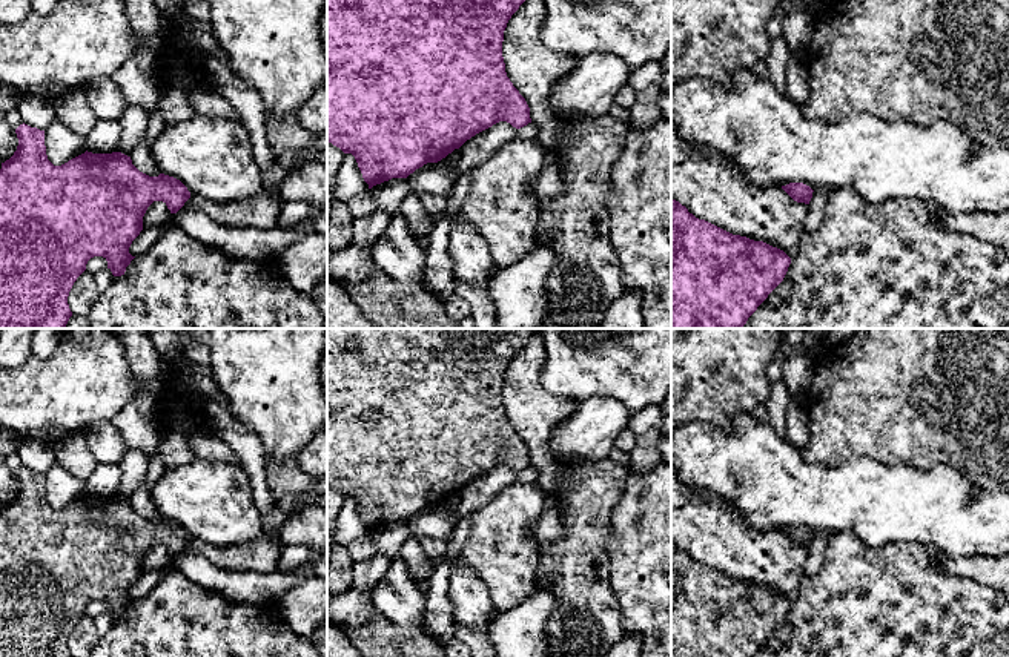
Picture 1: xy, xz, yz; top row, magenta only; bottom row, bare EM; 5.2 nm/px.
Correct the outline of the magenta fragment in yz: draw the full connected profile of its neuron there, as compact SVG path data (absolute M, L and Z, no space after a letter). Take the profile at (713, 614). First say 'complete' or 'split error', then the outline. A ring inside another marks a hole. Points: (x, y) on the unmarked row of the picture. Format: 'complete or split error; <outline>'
complete; M671 542L671 657L754 657L789 608L783 594L699 563Z

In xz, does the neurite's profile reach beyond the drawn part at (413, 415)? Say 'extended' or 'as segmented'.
as segmented

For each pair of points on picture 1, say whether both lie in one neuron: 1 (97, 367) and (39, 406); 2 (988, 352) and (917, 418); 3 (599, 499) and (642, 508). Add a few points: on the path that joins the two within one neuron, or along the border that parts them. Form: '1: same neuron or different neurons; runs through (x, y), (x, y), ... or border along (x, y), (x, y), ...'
1: same neuron; runs through (83, 381), (66, 393), (52, 396)
2: same neuron; runs through (971, 364), (934, 401)
3: different neurons; border along (628, 470), (625, 490), (612, 511), (608, 539)

